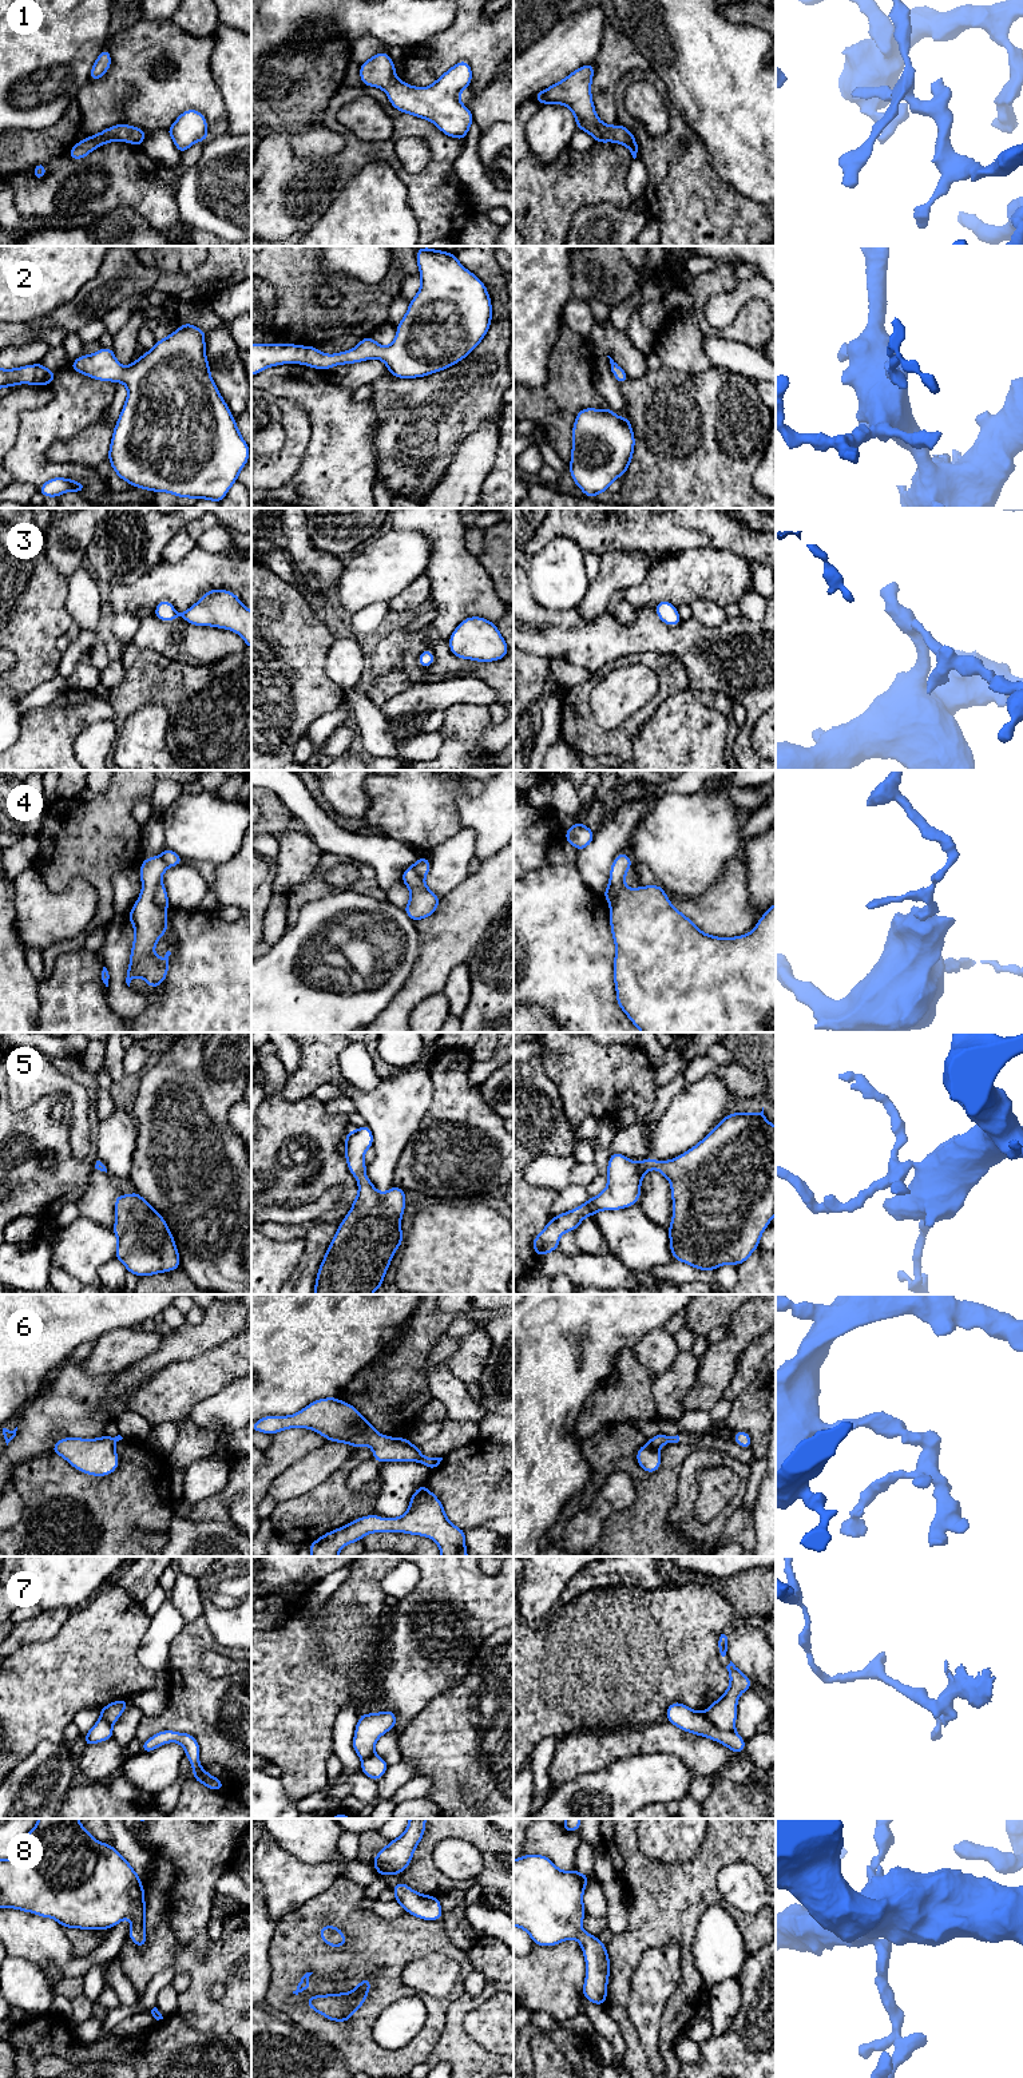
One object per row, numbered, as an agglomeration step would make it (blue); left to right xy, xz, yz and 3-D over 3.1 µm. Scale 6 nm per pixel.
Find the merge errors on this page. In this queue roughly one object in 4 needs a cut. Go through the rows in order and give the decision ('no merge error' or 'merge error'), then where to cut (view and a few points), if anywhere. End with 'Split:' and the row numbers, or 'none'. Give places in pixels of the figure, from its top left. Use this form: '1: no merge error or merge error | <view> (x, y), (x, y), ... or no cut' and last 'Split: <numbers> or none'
1: no merge error | no cut
2: no merge error | no cut
3: no merge error | no cut
4: merge error | xy (159, 879), (155, 887), (155, 901), (166, 907)
5: no merge error | no cut
6: no merge error | no cut
7: merge error | yz (704, 1713), (717, 1728), (733, 1730)
8: no merge error | no cut
Split: 4, 7

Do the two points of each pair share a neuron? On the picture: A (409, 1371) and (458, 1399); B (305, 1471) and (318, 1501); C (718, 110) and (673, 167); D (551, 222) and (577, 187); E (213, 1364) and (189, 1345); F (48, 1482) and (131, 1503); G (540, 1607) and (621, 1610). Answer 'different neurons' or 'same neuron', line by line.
A: different neurons
B: different neurons
C: different neurons
D: same neuron
E: different neurons
F: same neuron
G: different neurons

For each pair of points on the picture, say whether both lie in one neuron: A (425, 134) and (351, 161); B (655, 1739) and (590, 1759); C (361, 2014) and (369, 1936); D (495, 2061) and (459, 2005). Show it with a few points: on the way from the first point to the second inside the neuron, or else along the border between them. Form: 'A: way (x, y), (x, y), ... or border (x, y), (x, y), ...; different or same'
A: way (407, 130), (401, 130), (380, 151), (369, 151); same
B: way (639, 1741), (622, 1743), (606, 1748); same
C: way (379, 1995), (379, 1973), (373, 1966), (373, 1955); same
D: way (478, 2057), (458, 2037), (458, 2022); same

